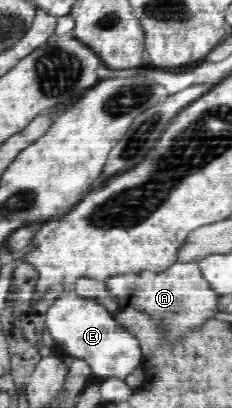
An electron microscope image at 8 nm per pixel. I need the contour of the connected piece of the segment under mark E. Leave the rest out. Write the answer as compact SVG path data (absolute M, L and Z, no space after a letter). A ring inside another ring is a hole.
M63 293L48 308L46 324L55 343L63 345L69 356L86 360L96 377L108 379L115 377L125 380L137 368L142 366L142 351L139 341L123 327L120 327L114 315L98 305L94 299L86 299L79 294Z

